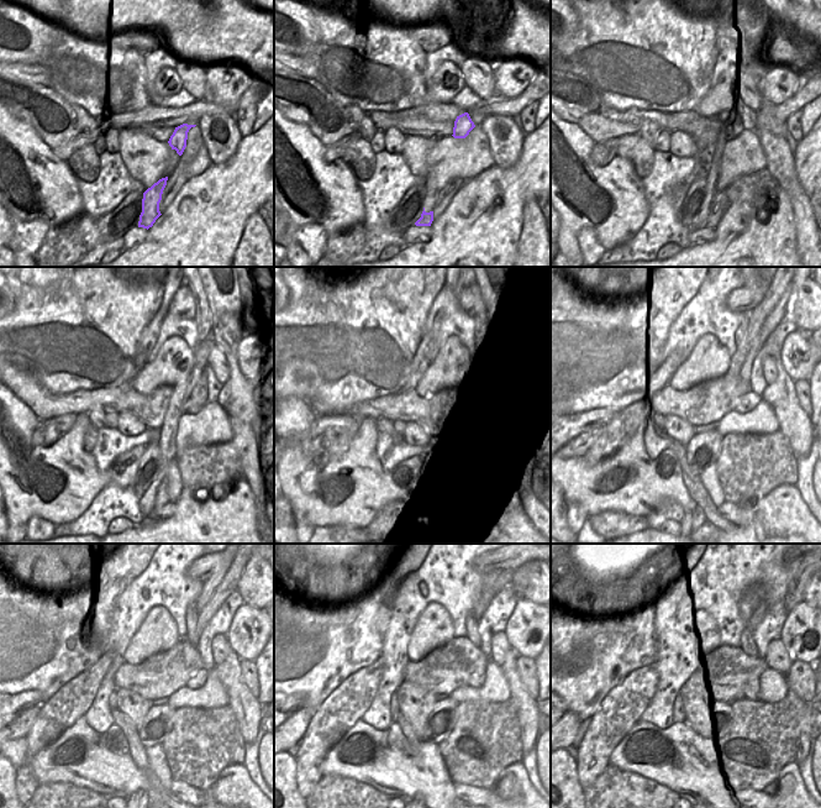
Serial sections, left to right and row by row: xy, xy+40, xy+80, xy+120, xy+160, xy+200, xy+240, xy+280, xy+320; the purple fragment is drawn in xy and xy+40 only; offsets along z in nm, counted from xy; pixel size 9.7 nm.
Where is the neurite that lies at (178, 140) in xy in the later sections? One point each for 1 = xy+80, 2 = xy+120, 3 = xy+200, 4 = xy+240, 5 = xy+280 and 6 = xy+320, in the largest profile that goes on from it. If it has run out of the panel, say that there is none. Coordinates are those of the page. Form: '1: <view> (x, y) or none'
1: xy+80 (747, 120)
2: xy+120 (198, 397)
3: xy+200 (747, 403)
4: xy+240 (198, 680)
5: xy+280 (475, 680)
6: xy+320 (751, 688)

